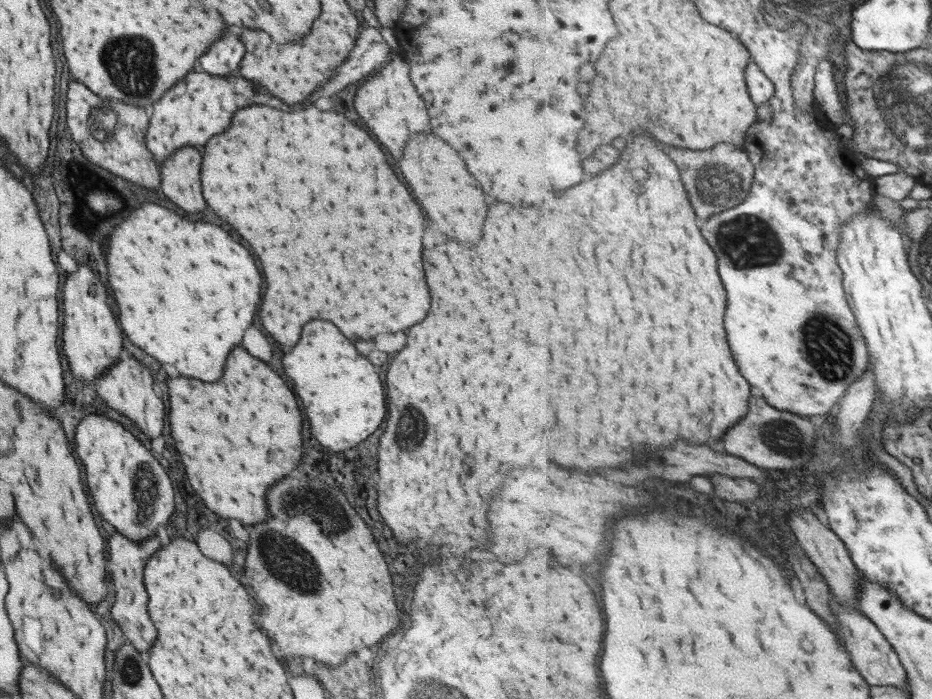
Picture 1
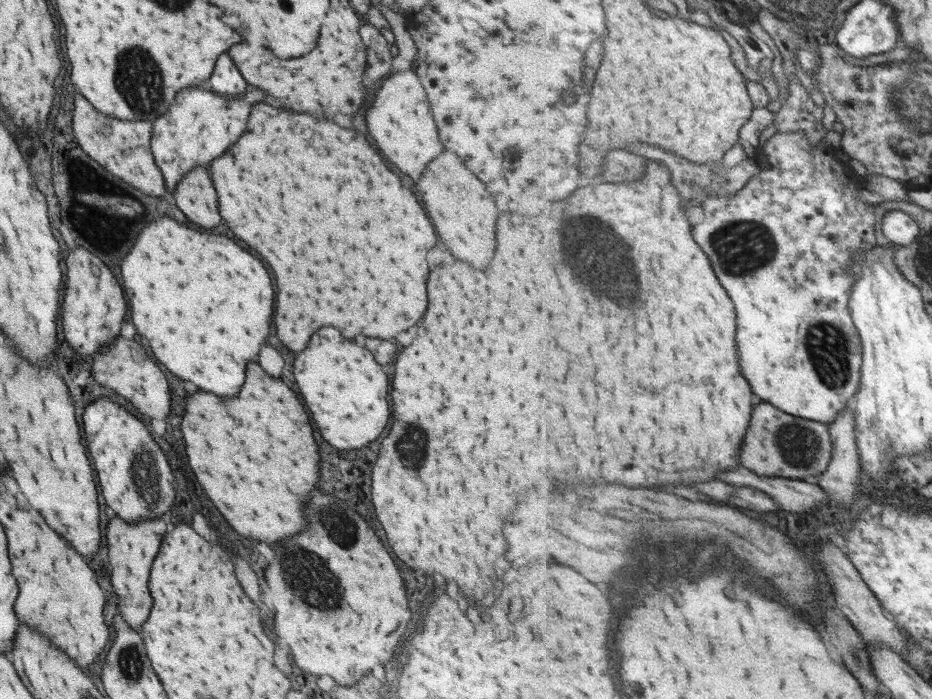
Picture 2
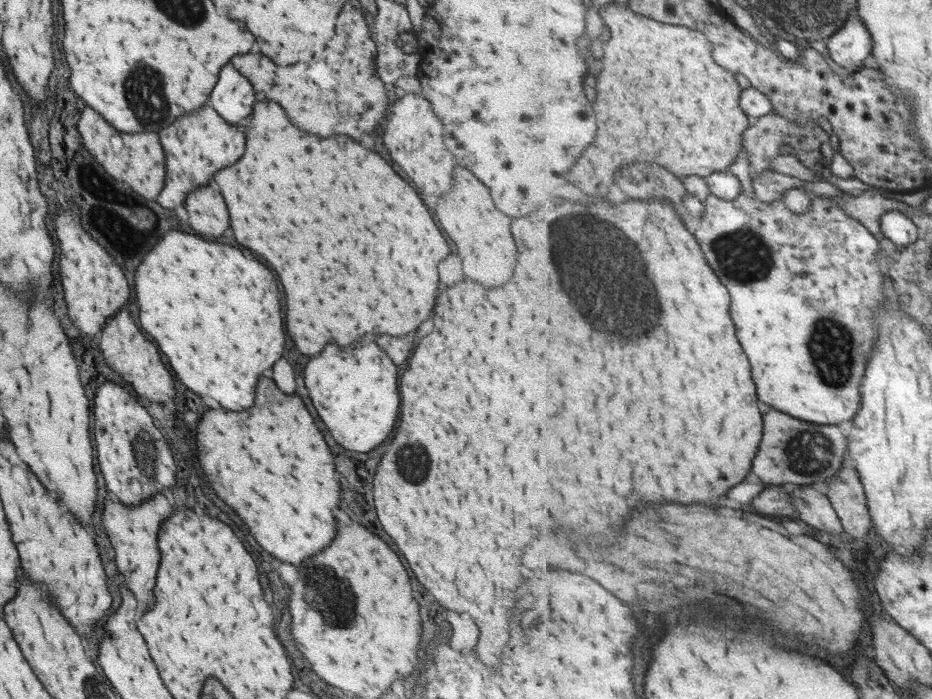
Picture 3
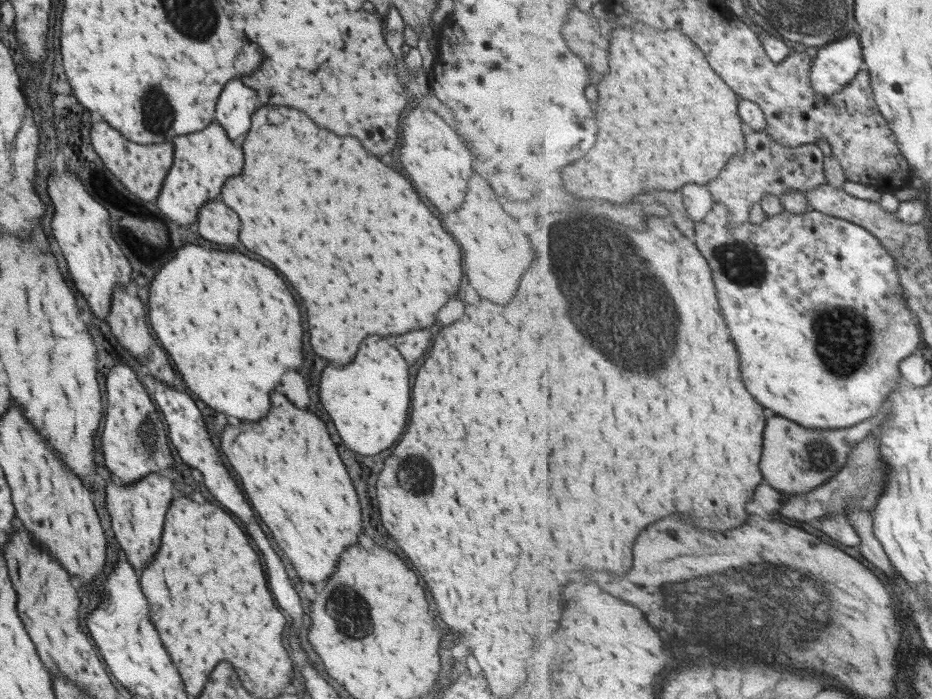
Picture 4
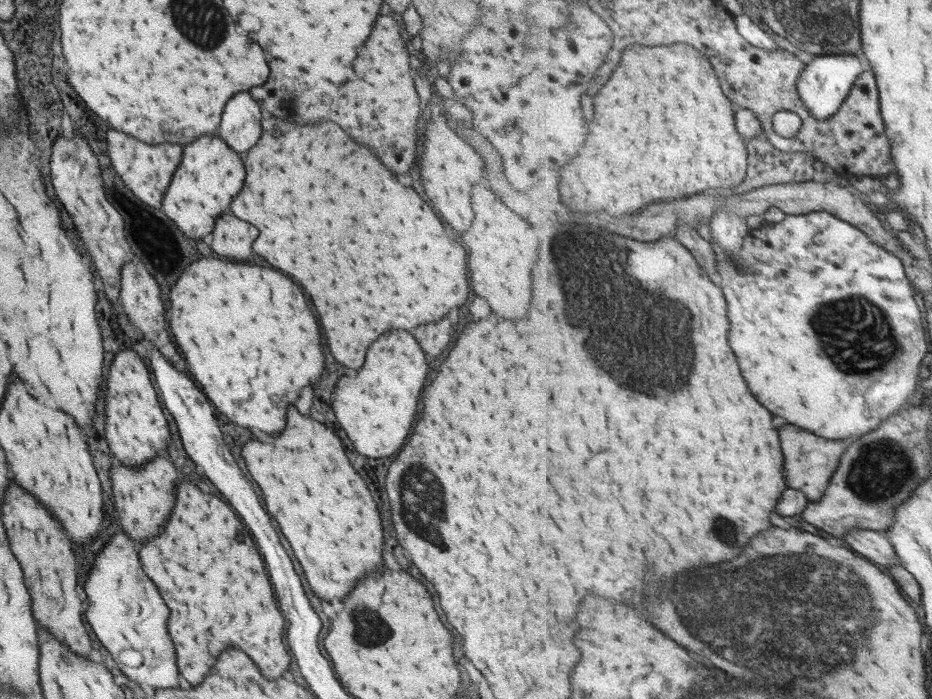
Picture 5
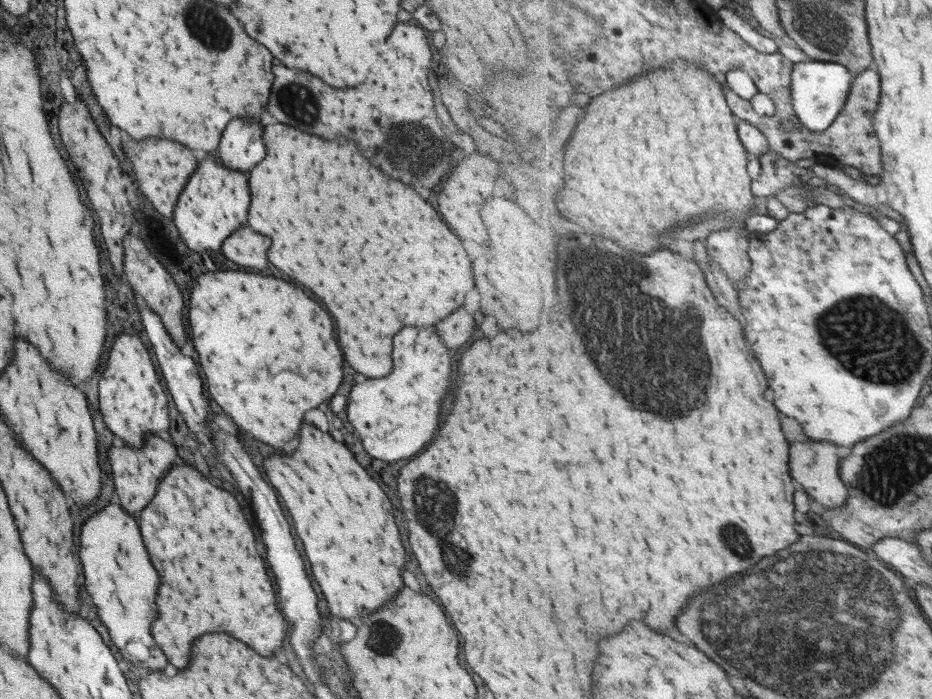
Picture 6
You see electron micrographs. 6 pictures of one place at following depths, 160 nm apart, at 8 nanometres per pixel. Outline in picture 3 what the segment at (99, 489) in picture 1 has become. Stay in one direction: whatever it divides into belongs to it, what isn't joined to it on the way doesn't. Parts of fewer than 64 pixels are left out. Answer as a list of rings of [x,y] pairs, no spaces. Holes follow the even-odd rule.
[[[101,384],[91,408],[91,434],[97,452],[97,464],[106,490],[125,506],[135,506],[149,496],[175,484],[175,464],[161,432],[153,426],[149,414],[117,384]]]

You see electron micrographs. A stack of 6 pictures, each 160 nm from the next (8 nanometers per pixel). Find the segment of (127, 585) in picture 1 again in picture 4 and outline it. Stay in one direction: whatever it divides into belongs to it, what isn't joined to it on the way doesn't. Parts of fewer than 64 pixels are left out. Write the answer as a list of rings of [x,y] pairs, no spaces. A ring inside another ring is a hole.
[[[152,472],[131,484],[120,484],[115,479],[109,478],[109,484],[106,482],[104,491],[111,530],[120,546],[120,553],[126,558],[131,568],[137,570],[137,576],[139,576],[141,574],[139,570],[153,558],[159,546],[159,534],[165,520],[163,516],[171,502],[171,482]]]

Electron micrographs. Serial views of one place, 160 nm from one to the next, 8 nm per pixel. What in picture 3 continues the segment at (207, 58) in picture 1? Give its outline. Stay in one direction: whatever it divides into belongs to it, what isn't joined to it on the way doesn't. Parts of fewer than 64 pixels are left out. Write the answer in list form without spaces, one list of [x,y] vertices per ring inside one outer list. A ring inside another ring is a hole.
[[[225,64],[217,74],[217,84],[213,86],[207,102],[225,122],[233,125],[249,116],[255,102],[253,96],[251,83],[237,74],[231,64]]]

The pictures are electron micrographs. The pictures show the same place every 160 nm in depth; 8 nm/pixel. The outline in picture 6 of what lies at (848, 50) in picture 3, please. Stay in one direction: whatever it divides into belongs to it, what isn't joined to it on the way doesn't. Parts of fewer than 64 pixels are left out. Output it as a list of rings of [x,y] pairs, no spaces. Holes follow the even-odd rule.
[[[812,60],[797,63],[792,75],[792,101],[803,126],[812,131],[827,131],[844,111],[854,78],[844,64]]]

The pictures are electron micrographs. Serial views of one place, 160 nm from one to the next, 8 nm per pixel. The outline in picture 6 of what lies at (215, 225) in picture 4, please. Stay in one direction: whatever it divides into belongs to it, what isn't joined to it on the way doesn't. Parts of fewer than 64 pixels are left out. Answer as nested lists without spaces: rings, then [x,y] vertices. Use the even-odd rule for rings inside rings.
[[[237,228],[237,232],[229,233],[221,243],[220,251],[227,260],[239,264],[263,270],[269,266],[265,258],[265,250],[269,248],[269,238],[251,232],[249,228]]]

